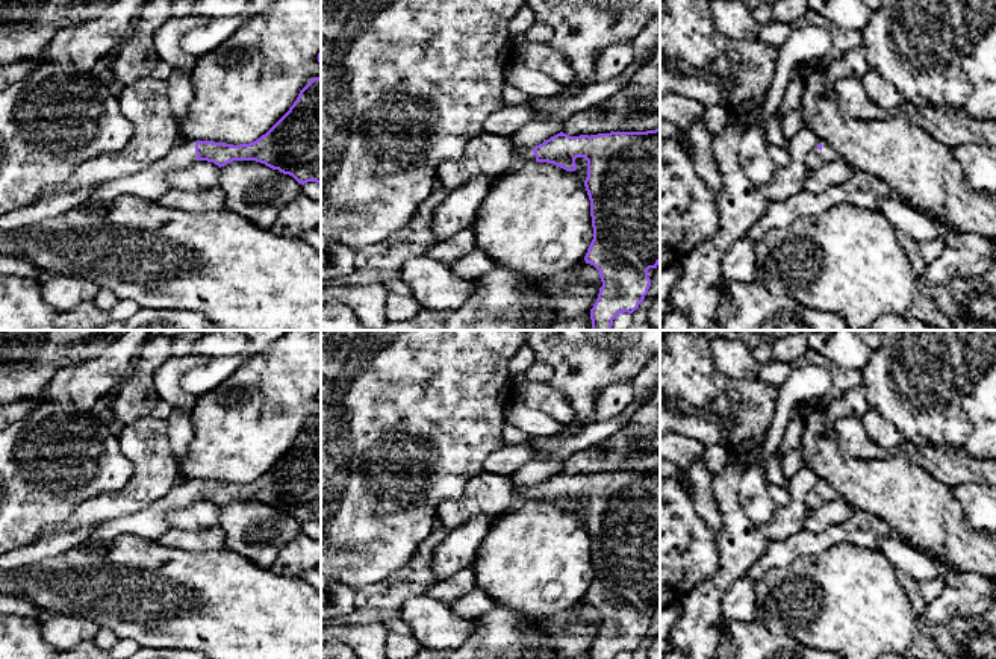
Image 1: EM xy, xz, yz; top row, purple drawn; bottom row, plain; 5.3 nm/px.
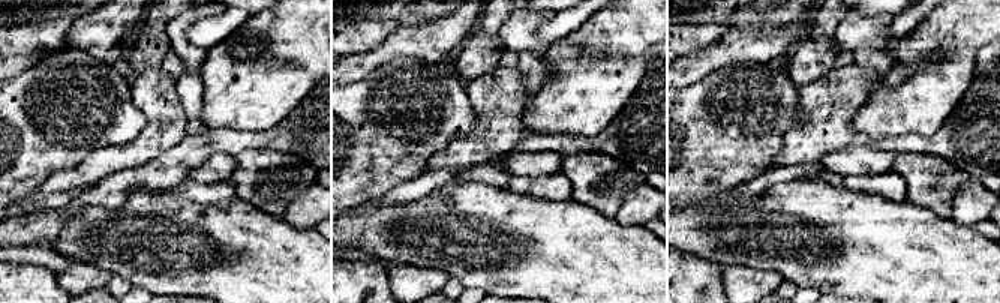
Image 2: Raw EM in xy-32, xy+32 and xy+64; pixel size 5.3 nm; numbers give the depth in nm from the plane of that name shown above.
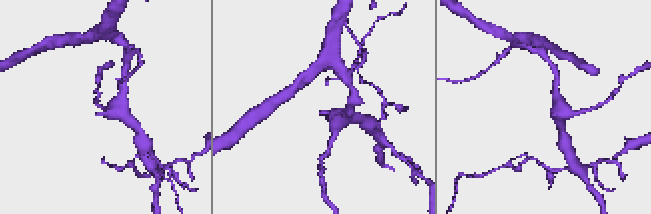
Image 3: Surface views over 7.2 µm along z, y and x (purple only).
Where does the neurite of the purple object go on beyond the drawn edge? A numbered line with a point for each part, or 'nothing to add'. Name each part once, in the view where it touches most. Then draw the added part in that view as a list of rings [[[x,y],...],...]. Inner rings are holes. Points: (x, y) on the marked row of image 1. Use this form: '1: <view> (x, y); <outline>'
1: xy (150, 184); [[[195,141],[177,142],[167,156],[142,171],[98,185],[79,209],[101,217],[107,212],[107,203],[120,195],[136,195],[148,201],[160,201],[165,192],[171,189],[168,174],[189,168],[197,161]]]

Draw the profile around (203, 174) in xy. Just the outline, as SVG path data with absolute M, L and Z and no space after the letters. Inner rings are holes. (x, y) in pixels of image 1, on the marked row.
M197 161L192 167L171 171L168 174L168 183L171 188L197 192L218 186L219 167L213 162Z

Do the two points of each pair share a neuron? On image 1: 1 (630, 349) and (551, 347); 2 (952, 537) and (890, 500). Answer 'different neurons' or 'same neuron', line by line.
1: same neuron
2: same neuron

